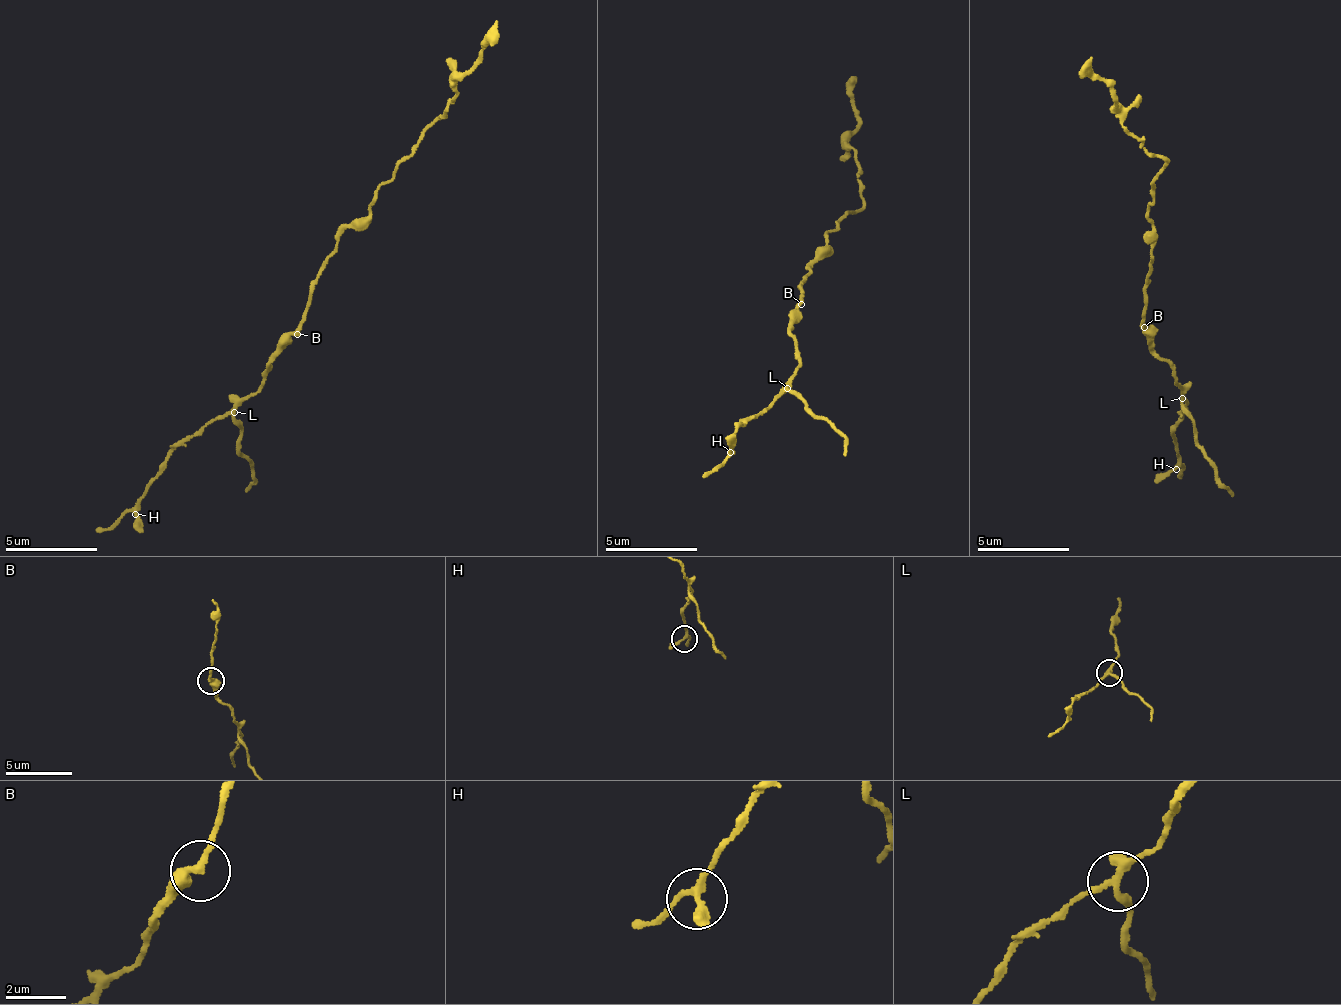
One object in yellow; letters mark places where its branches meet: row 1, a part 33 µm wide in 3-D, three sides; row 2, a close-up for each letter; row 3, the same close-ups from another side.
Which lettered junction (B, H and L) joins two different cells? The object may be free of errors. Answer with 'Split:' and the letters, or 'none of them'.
Split: L

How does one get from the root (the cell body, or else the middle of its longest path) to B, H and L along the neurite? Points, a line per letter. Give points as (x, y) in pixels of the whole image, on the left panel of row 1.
B: (316, 281), (312, 303), (307, 308), (307, 321), (297, 334)
H: (316, 281), (303, 331), (269, 362), (257, 391), (209, 418), (190, 436), (144, 491), (135, 514)
L: (316, 281), (303, 331), (269, 362), (263, 383), (240, 402), (236, 411)

